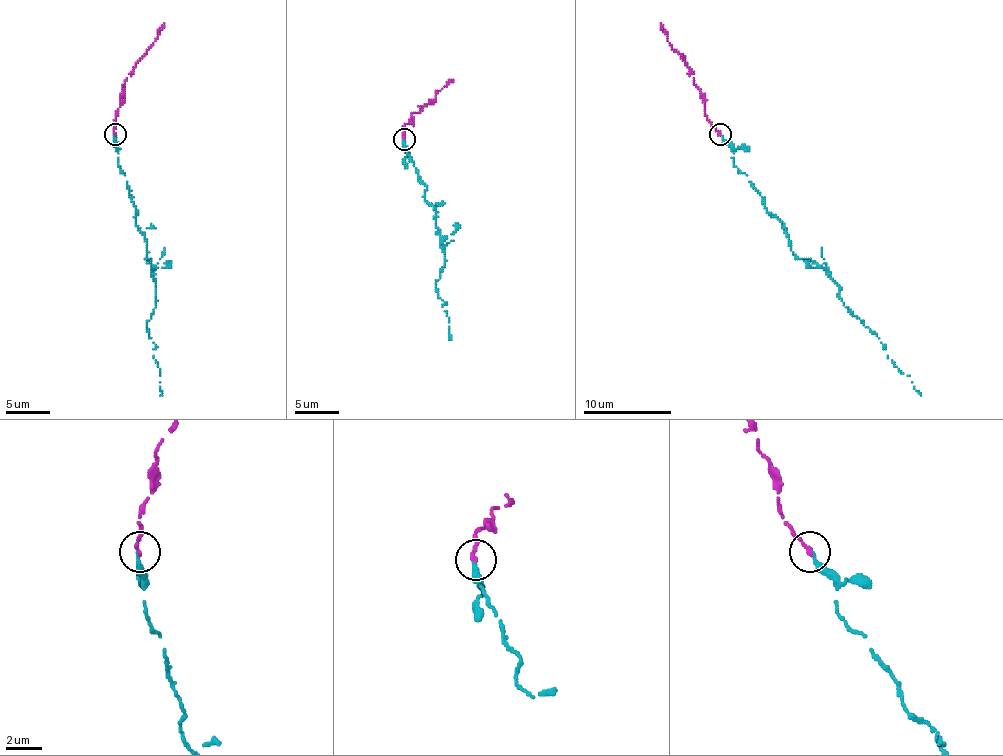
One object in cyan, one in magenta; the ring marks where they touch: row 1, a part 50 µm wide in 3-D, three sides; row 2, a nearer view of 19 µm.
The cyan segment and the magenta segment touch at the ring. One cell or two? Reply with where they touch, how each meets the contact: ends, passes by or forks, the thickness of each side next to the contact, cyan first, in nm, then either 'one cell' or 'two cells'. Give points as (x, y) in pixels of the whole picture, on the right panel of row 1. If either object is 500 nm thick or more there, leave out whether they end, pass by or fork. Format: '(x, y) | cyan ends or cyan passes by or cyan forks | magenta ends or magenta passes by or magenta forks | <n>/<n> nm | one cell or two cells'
(720, 134) | cyan ends | magenta ends | 220/240 nm | one cell

